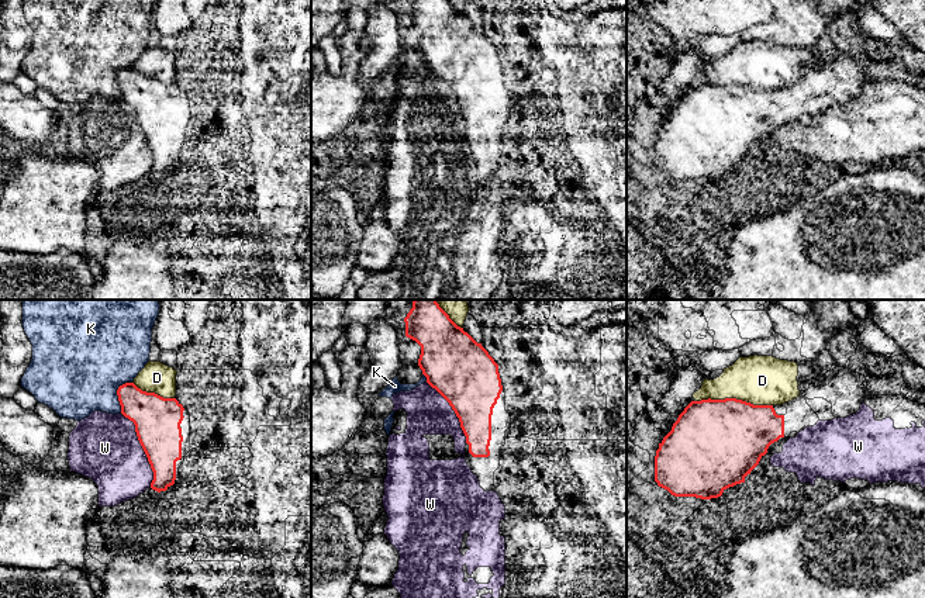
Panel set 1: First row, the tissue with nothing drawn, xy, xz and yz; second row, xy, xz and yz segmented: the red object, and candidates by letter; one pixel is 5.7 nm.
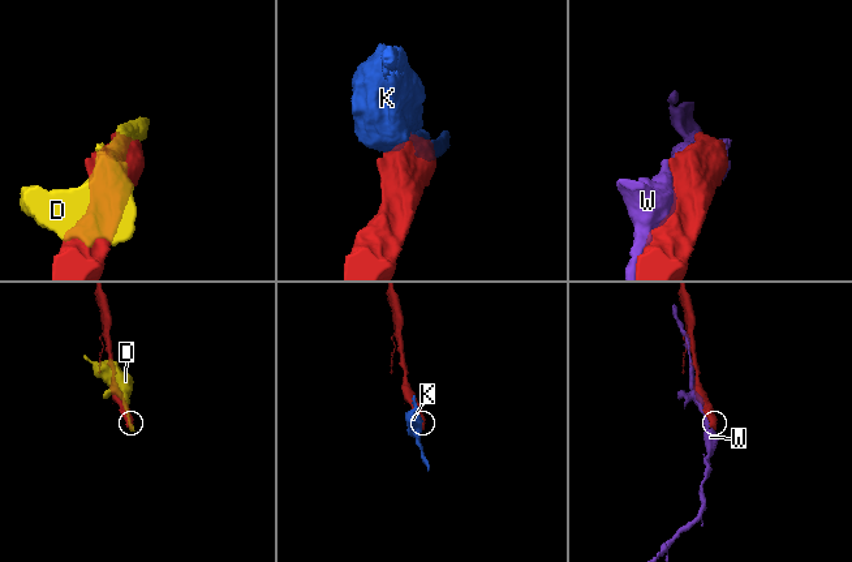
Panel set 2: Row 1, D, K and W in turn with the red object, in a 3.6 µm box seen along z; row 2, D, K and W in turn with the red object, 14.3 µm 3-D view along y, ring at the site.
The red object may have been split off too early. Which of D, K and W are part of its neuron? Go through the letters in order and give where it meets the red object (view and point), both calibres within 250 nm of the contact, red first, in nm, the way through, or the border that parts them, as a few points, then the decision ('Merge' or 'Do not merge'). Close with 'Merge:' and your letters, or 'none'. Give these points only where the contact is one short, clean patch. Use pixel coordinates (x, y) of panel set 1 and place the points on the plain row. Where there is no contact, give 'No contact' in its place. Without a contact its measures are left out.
D: Touches red at yz (734, 83). Thickness 480 nm (red) against 280 nm. Do not merge
K: Touches red at xy (117, 79). Thickness 240 nm (red) against 480 nm. Do not merge
W: Touches red at xy (142, 132). Thickness 260 nm (red) against 380 nm. Do not merge
Merge: none

